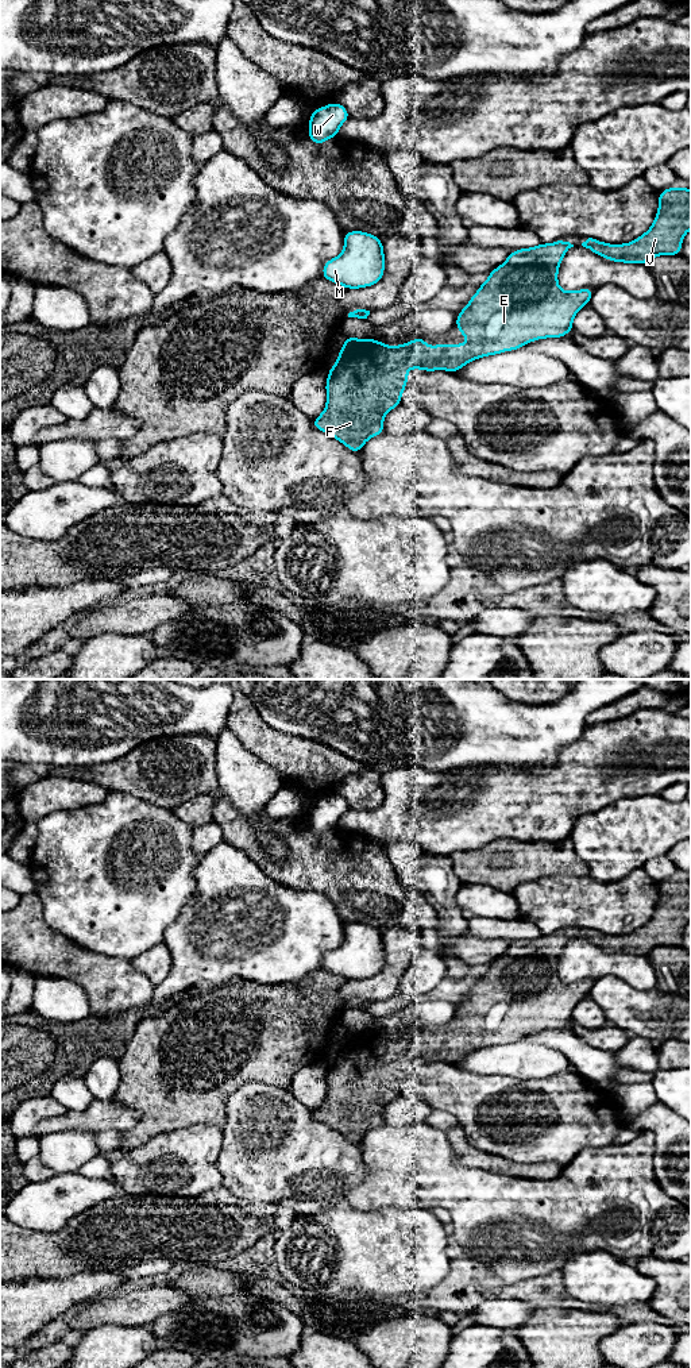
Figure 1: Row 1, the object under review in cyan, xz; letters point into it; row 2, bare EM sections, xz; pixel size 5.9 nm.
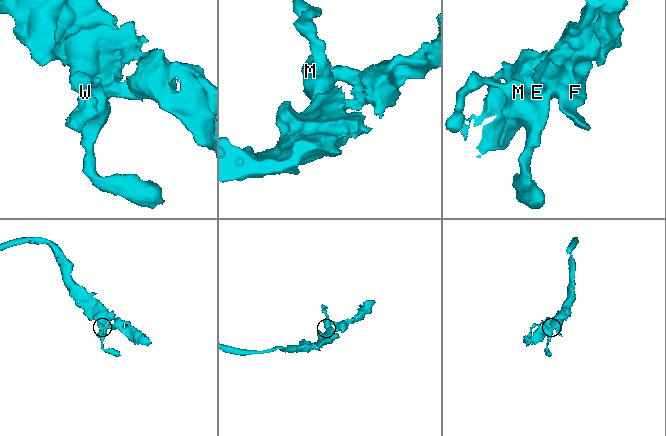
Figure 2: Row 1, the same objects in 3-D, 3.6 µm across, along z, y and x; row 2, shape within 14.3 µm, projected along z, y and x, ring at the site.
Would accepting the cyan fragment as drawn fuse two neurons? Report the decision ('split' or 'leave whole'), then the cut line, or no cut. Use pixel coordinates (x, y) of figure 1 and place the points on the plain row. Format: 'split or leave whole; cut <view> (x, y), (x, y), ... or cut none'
split; cut xz (361, 1032), (340, 1044)

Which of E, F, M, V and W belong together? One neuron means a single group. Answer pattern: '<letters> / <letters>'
E F V / M W

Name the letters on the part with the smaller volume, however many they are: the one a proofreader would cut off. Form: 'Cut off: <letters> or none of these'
Cut off: M, W

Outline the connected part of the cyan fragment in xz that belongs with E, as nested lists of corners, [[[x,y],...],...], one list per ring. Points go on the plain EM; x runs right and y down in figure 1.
[[[560,930],[551,936],[540,935],[532,940],[518,940],[512,943],[501,957],[491,962],[490,968],[456,1006],[455,1018],[470,1032],[468,1036],[426,1038],[426,1029],[417,1029],[406,1036],[391,1038],[370,1029],[341,1043],[329,1055],[331,1061],[325,1074],[325,1101],[312,1111],[312,1117],[359,1145],[370,1129],[385,1124],[383,1107],[401,1097],[409,1059],[456,1064],[468,1053],[482,1048],[502,1045],[505,1041],[518,1041],[538,1030],[565,1029],[567,1024],[574,1024],[574,1009],[580,999],[590,995],[595,980],[583,979],[575,983],[560,980],[557,975],[559,957],[571,939],[574,936]]]

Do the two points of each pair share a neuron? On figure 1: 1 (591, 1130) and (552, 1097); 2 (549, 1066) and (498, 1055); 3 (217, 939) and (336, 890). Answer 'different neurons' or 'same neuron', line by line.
1: same neuron
2: same neuron
3: different neurons

